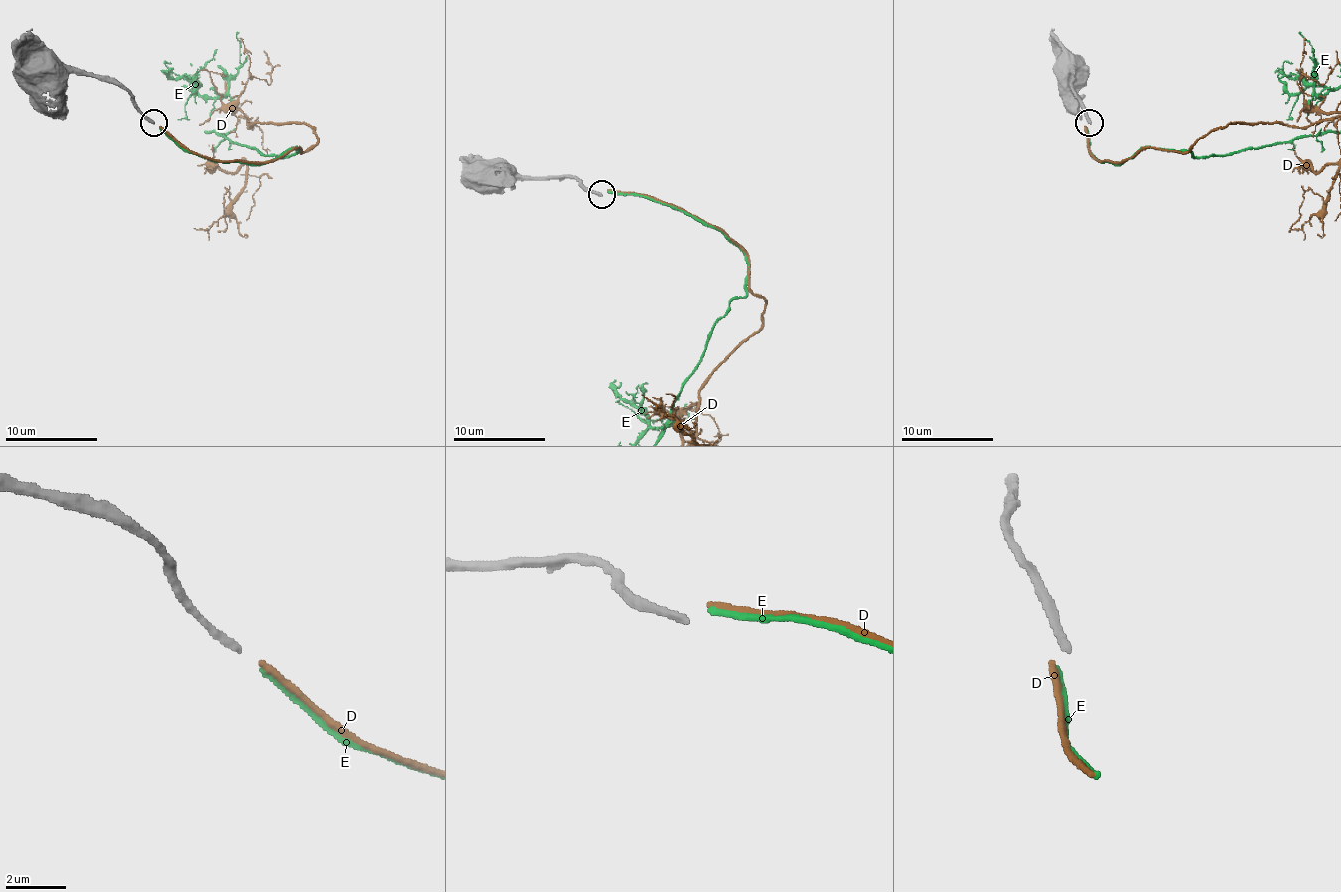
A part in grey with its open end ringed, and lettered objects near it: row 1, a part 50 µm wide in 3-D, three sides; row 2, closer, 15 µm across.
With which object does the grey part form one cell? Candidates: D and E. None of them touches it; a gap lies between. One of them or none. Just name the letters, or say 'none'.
none

